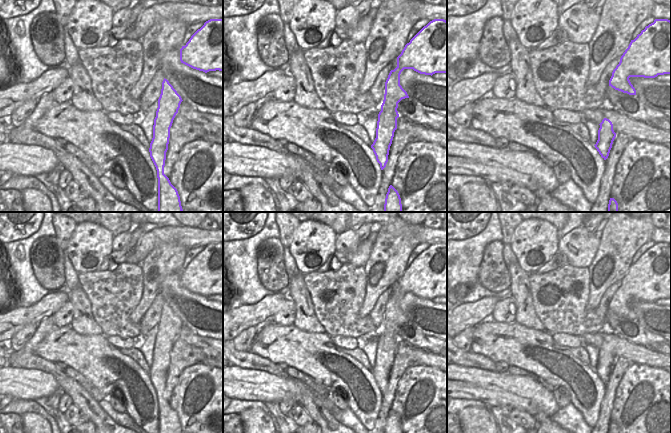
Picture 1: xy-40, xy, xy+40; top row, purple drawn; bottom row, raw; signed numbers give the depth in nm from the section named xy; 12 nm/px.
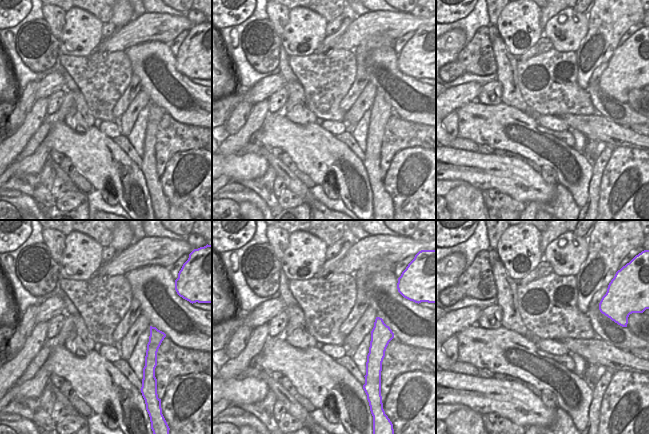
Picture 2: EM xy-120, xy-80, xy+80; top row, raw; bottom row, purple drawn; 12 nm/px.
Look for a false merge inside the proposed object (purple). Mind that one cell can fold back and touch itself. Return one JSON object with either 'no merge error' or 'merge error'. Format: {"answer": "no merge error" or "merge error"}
{"answer": "no merge error"}

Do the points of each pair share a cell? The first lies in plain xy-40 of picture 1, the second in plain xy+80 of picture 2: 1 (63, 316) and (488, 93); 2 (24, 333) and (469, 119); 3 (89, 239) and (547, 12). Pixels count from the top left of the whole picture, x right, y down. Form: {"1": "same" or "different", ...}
{"1": "same", "2": "different", "3": "different"}

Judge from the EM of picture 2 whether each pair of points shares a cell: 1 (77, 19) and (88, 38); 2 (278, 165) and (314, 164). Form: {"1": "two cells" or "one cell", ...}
{"1": "one cell", "2": "two cells"}

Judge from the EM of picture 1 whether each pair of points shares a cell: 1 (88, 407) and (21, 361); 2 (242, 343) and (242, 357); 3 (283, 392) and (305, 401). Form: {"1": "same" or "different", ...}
{"1": "same", "2": "different", "3": "different"}

